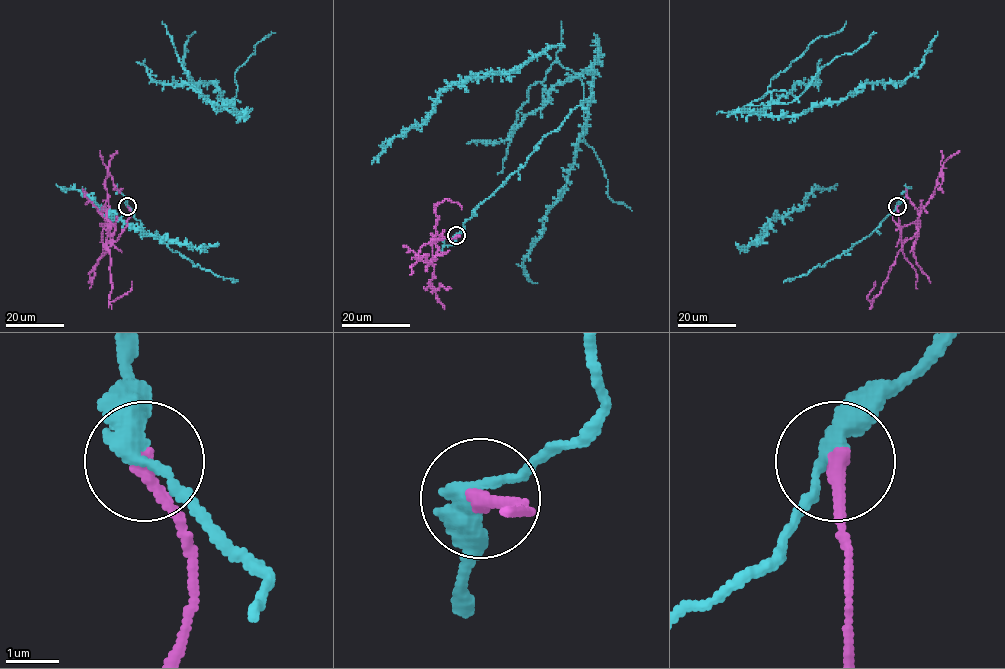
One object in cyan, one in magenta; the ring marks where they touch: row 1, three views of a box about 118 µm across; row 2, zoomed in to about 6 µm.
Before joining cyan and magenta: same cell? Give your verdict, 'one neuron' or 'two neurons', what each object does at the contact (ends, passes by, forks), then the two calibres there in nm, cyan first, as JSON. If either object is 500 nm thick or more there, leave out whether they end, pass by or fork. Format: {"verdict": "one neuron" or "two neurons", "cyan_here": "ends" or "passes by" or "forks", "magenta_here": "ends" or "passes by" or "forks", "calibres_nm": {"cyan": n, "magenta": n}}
{"verdict": "two neurons", "cyan_here": "passes by", "magenta_here": "ends", "calibres_nm": {"cyan": 360, "magenta": 280}}

